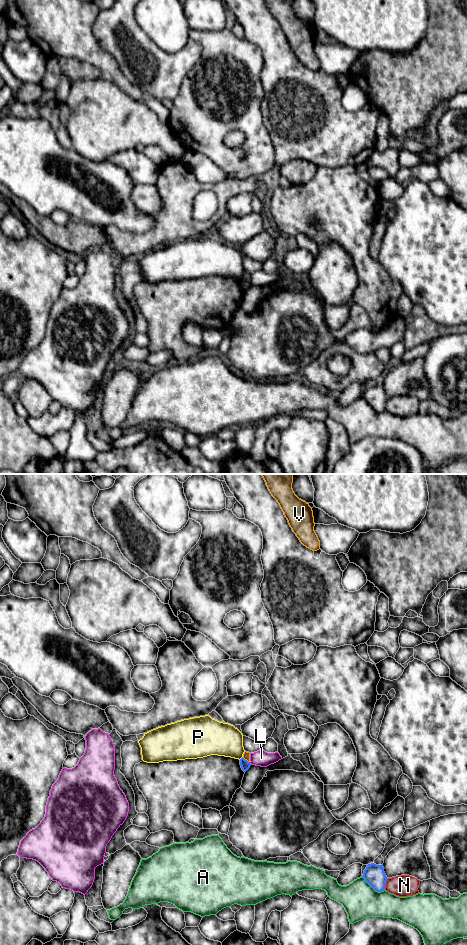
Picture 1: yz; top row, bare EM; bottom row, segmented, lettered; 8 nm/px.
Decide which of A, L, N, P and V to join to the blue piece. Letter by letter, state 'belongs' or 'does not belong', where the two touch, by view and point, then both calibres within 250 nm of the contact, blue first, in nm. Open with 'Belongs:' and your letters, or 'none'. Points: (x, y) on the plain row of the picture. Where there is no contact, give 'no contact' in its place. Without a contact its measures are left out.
Belongs: none
A: does not belong; meets blue in yz at (373, 408); 170 nm thick on the blue side, 280 nm on the other
L: does not belong; meets blue in yz at (250, 283); 80 nm thick on the blue side, 130 nm on the other
N: does not belong; meets blue in yz at (385, 403); 170 nm thick on the blue side, 170 nm on the other
P: does not belong; meets blue in yz at (241, 278); 80 nm thick on the blue side, 280 nm on the other
V: does not belong; meets blue in yz at (246, 280); 80 nm thick on the blue side, 60 nm on the other

